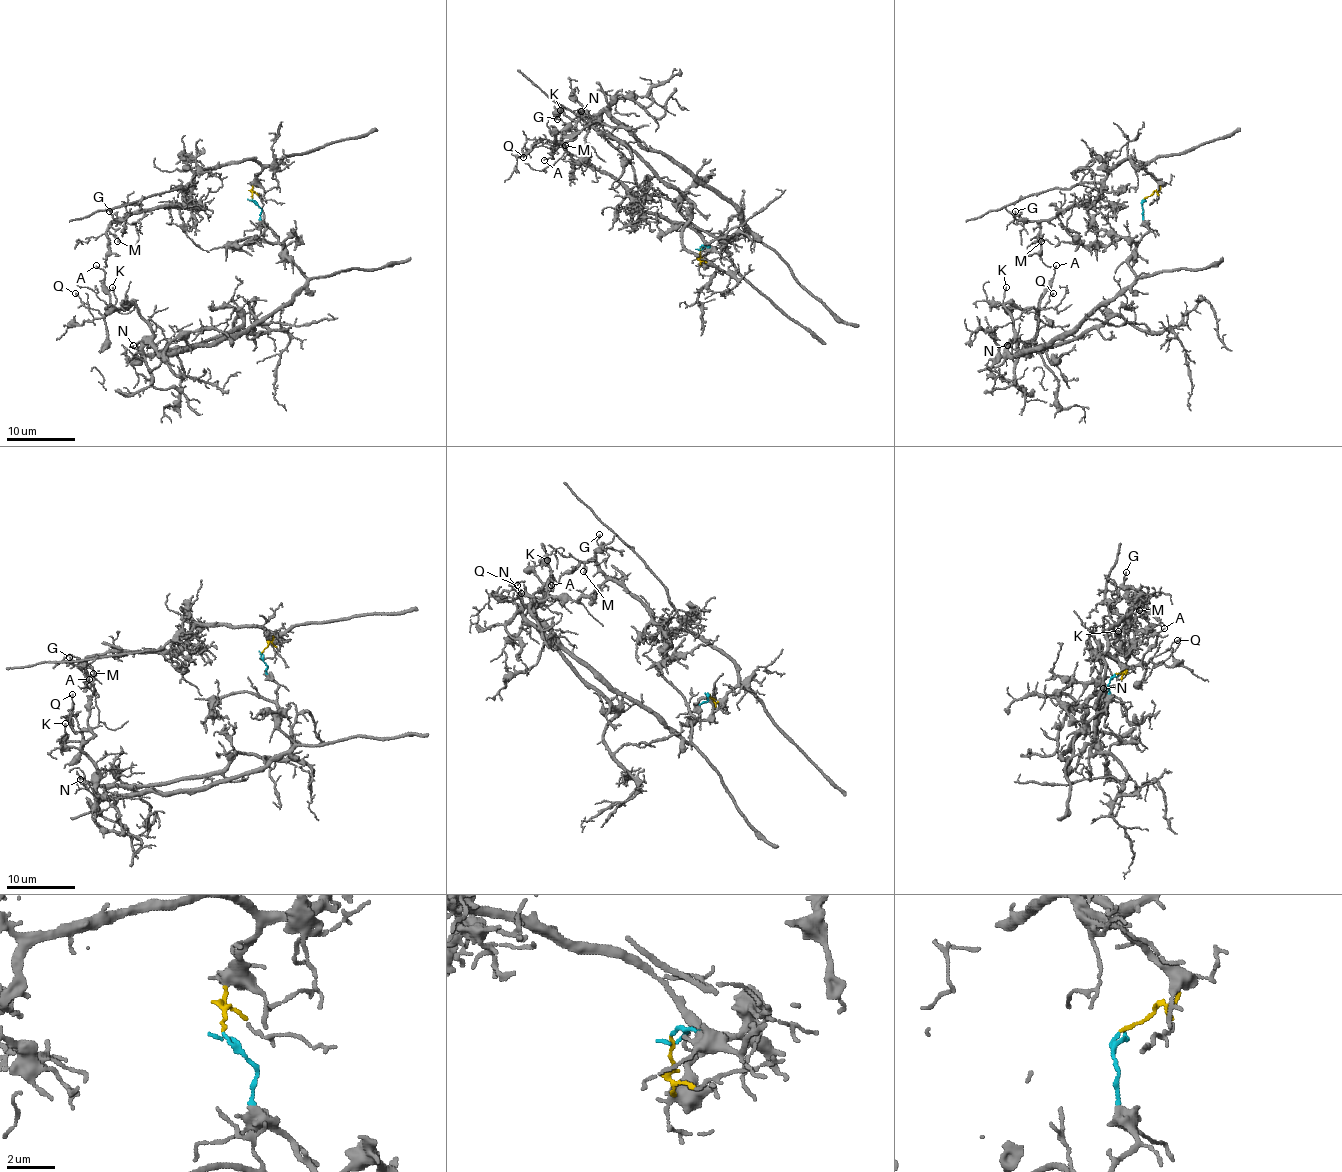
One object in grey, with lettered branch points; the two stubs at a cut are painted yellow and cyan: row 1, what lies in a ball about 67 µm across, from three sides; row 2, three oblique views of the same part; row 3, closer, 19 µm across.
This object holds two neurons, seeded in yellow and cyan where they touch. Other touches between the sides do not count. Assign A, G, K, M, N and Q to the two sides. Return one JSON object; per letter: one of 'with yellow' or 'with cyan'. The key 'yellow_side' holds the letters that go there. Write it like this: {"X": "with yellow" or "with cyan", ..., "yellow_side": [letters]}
{"A": "with cyan", "G": "with yellow", "K": "with cyan", "M": "with yellow", "N": "with cyan", "Q": "with cyan", "yellow_side": ["G", "M"]}

